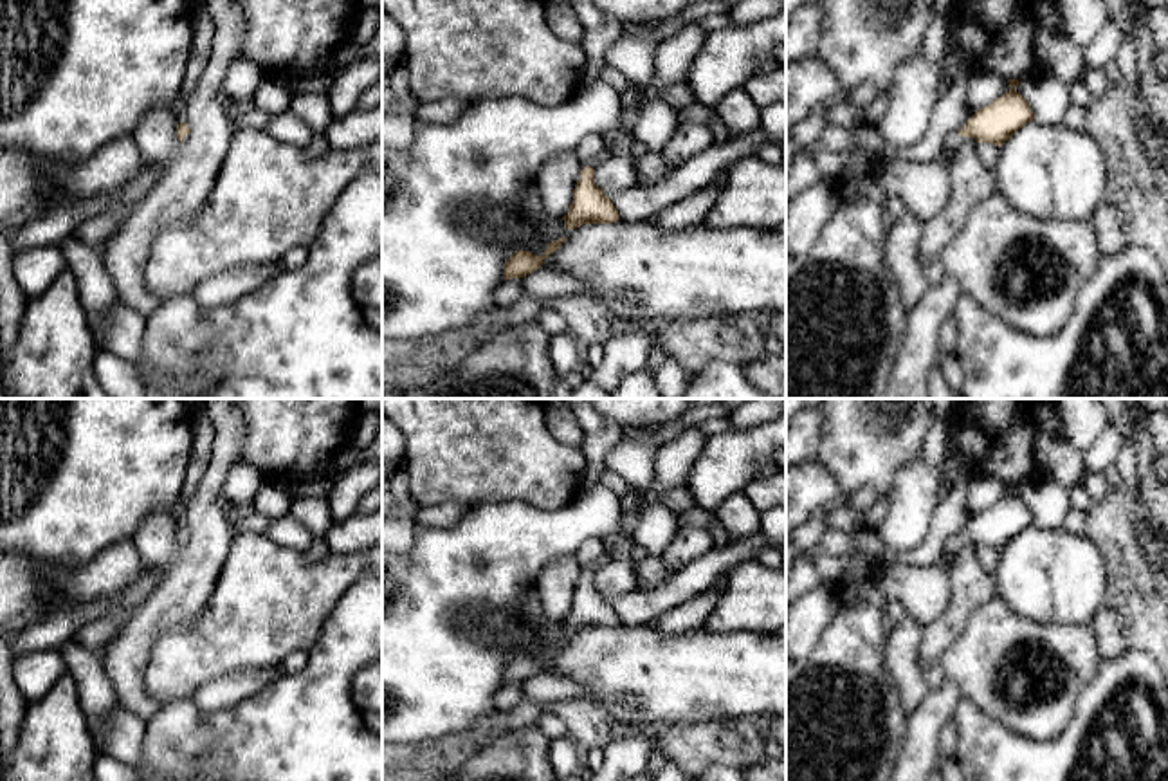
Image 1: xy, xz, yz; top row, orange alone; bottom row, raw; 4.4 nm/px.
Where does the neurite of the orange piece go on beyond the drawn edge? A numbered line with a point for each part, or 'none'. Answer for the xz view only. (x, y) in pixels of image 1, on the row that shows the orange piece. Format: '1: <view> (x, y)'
1: xz (613, 145)

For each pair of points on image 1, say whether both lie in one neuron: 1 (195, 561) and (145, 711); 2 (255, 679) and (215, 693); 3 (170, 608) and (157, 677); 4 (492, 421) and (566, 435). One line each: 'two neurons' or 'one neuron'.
1: one neuron
2: one neuron
3: two neurons
4: two neurons

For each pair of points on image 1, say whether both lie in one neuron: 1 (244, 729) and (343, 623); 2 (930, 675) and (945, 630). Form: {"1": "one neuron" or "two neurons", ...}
{"1": "one neuron", "2": "two neurons"}

